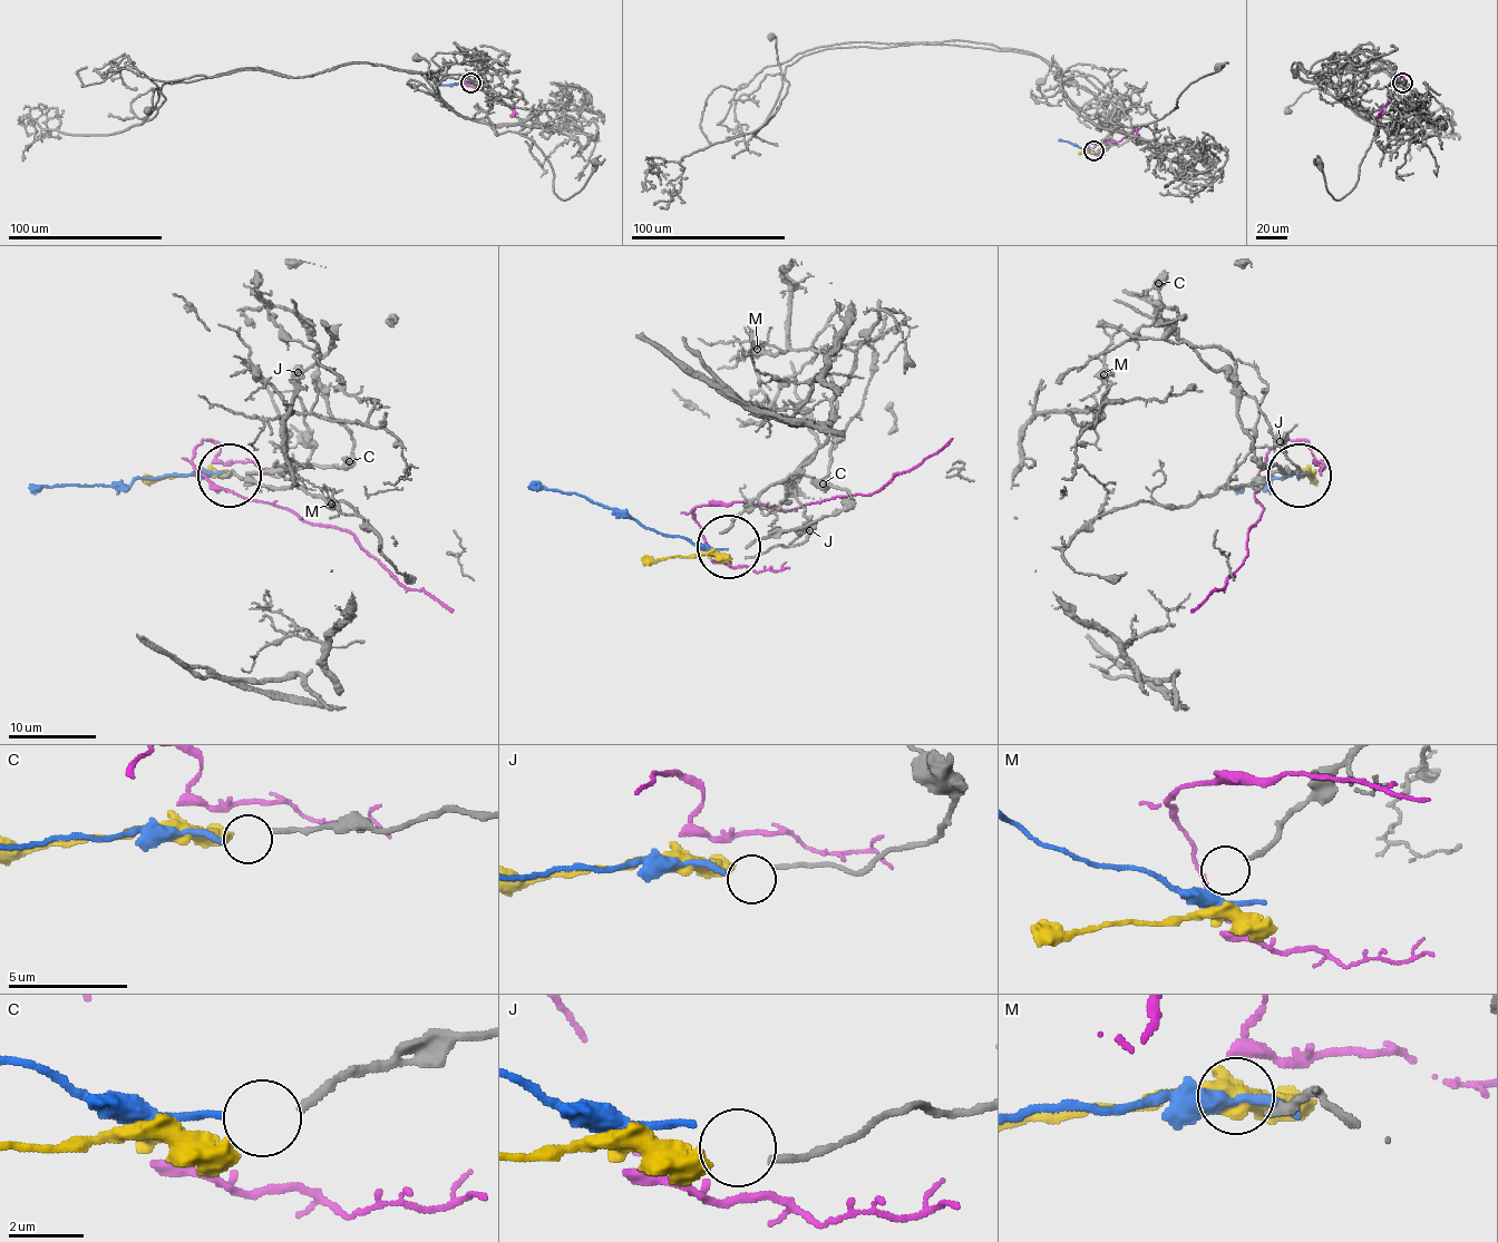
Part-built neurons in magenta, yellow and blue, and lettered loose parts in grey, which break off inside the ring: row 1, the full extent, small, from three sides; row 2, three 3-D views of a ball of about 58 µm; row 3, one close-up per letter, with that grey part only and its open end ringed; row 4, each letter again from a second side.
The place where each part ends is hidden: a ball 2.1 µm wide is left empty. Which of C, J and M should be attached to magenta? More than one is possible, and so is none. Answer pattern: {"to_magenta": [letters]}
{"to_magenta": []}

